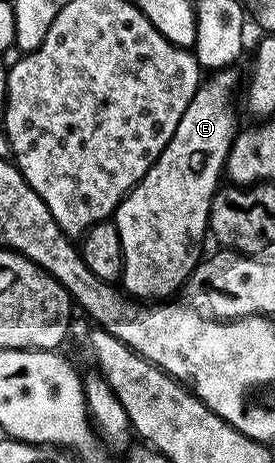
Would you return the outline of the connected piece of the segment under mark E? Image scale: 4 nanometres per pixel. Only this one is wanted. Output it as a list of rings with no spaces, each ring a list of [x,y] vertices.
[[[220,69],[207,78],[193,93],[155,164],[119,202],[113,216],[123,254],[121,287],[139,301],[163,301],[174,296],[171,294],[191,278],[192,269],[204,254],[203,234],[209,231],[211,202],[221,186],[227,154],[237,134],[231,106],[239,75],[235,69]]]

